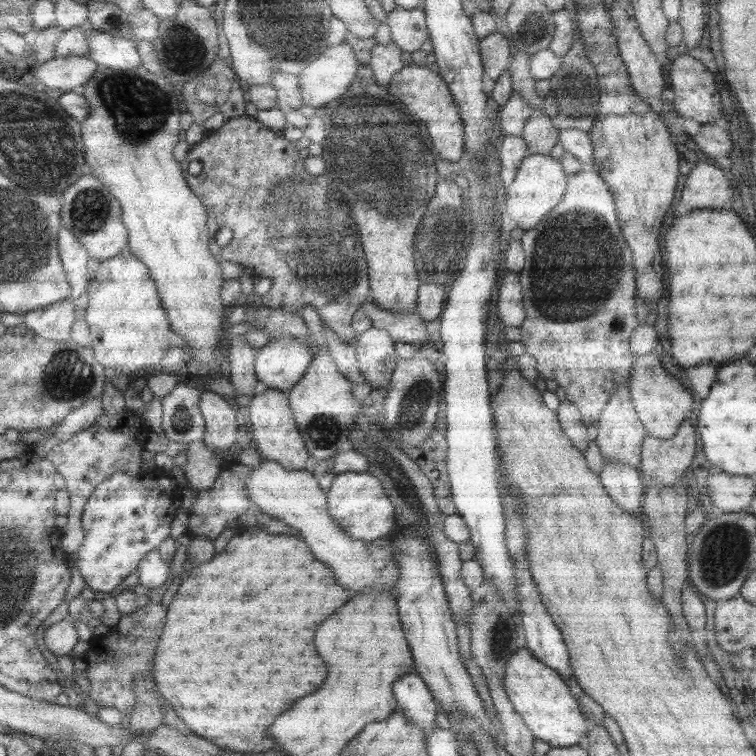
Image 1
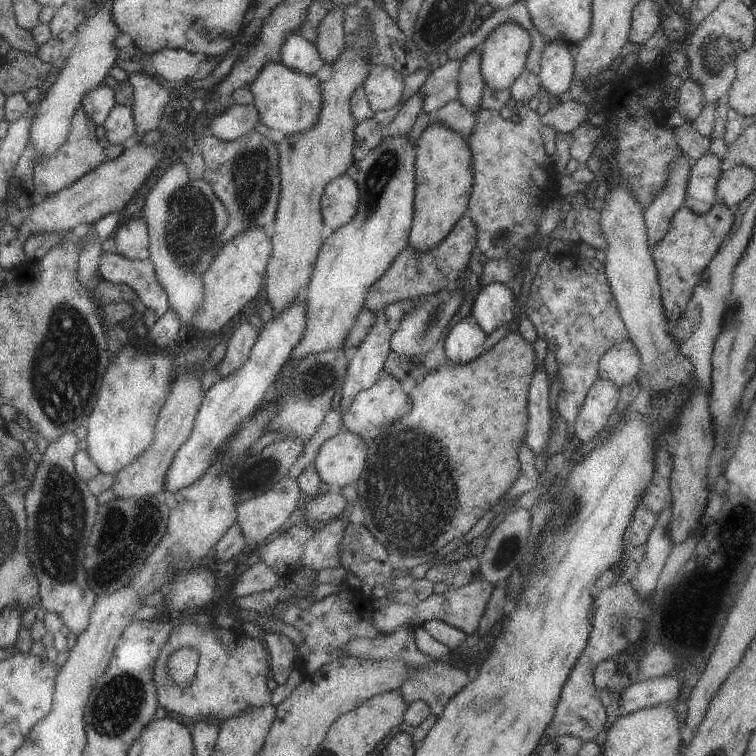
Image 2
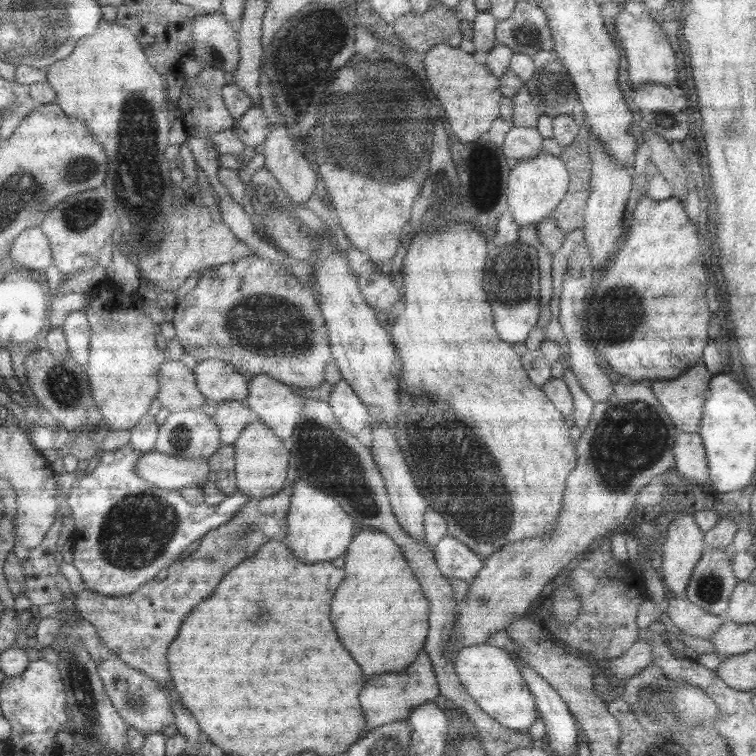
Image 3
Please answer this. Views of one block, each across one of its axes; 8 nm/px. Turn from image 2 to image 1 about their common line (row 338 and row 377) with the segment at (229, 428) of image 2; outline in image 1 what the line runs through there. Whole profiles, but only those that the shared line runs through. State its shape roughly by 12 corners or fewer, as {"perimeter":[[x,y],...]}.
{"perimeter":[[277,338],[255,352],[255,378],[289,392],[307,372],[311,348]]}

